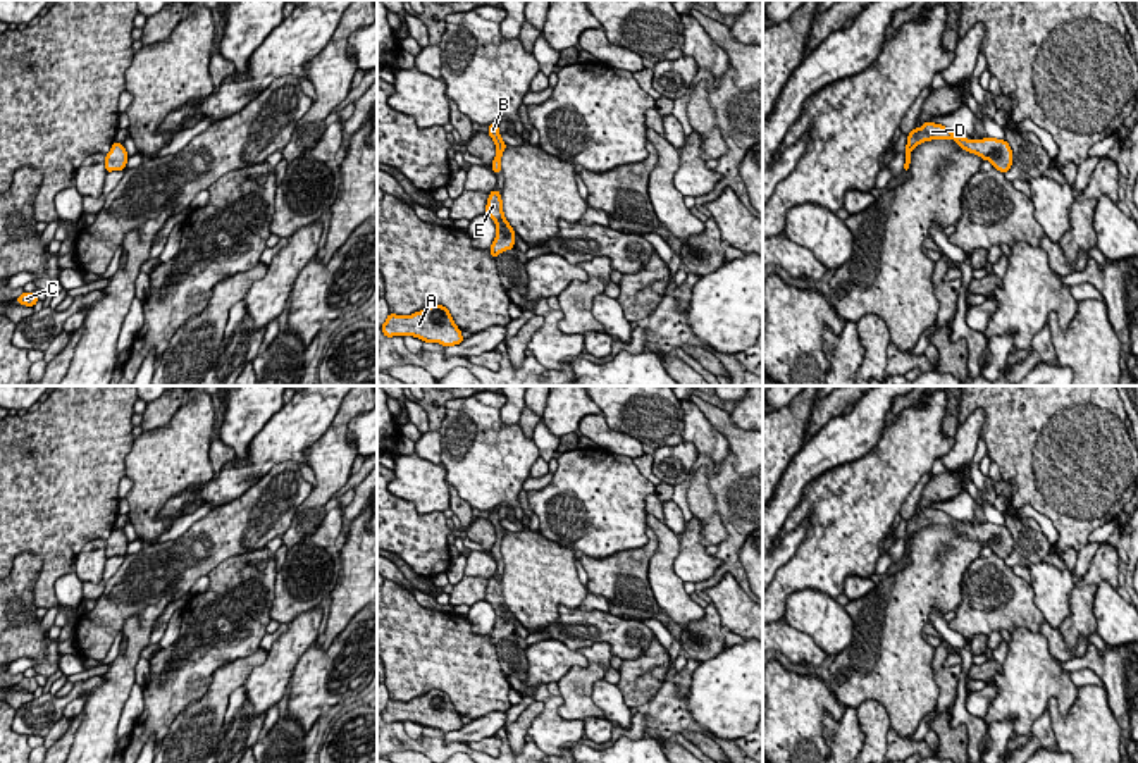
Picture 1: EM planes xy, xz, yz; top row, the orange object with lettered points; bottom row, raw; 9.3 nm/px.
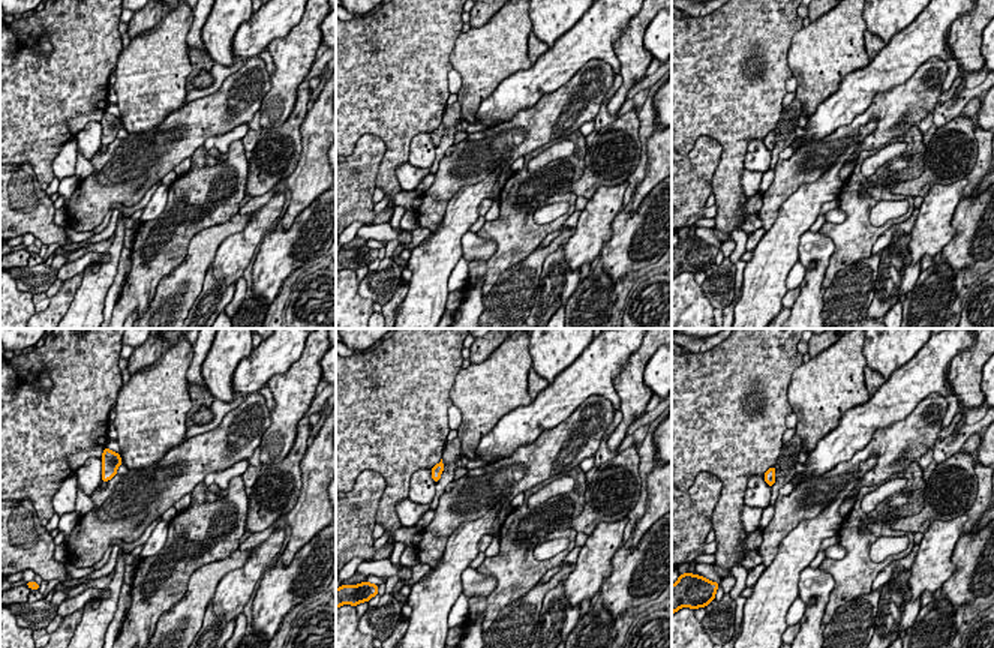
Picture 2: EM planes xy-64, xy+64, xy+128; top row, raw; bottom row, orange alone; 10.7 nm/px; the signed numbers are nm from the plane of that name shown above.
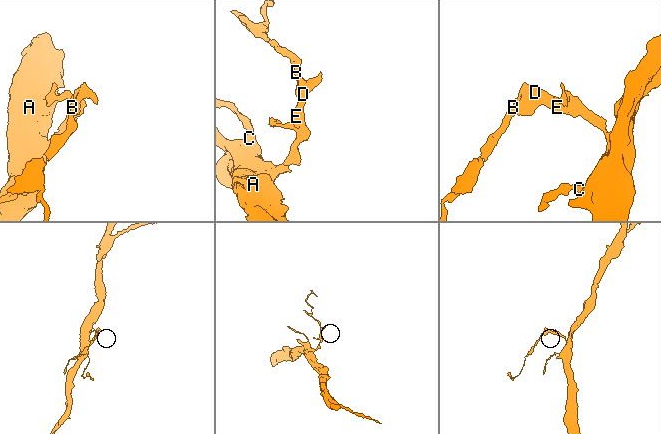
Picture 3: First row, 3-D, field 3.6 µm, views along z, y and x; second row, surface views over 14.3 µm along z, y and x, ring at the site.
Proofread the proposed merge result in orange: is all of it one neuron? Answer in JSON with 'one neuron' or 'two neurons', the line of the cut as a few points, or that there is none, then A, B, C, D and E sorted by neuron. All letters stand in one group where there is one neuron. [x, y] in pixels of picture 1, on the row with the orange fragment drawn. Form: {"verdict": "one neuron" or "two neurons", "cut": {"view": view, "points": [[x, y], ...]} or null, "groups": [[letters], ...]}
{"verdict": "one neuron", "cut": null, "groups": [["A", "B", "C", "D", "E"]]}

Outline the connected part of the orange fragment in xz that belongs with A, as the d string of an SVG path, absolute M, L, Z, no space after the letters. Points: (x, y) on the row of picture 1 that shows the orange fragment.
M430 305L411 315L389 313L380 327L386 338L413 336L424 343L439 343L444 348L460 344L465 339L449 310L442 305Z

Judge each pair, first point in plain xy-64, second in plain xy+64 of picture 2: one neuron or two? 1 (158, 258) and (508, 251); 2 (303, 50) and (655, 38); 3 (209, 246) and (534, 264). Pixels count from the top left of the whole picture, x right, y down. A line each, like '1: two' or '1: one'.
1: one
2: two
3: one

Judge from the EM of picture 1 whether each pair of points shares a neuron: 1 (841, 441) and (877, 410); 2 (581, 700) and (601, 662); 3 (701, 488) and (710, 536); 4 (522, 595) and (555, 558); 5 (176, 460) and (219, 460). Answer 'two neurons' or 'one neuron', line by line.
1: one neuron
2: one neuron
3: one neuron
4: one neuron
5: two neurons

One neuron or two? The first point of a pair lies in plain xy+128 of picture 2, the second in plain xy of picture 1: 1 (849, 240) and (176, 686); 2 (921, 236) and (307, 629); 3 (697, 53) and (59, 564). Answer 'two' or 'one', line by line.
1: one
2: one
3: one

